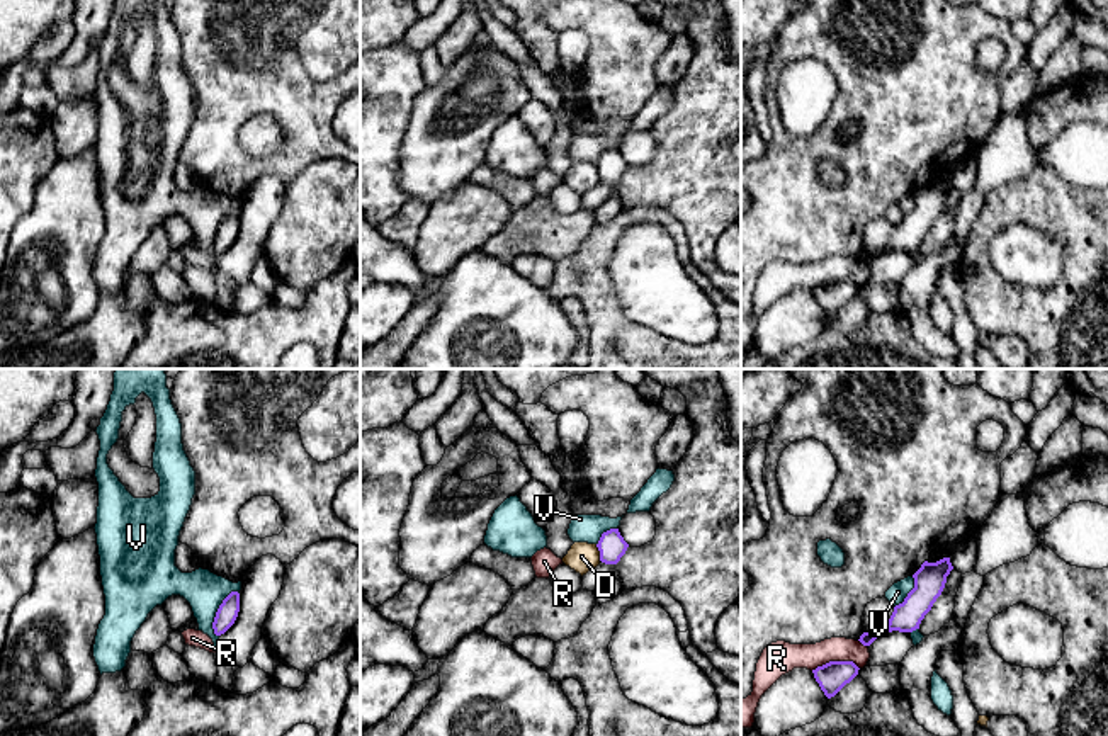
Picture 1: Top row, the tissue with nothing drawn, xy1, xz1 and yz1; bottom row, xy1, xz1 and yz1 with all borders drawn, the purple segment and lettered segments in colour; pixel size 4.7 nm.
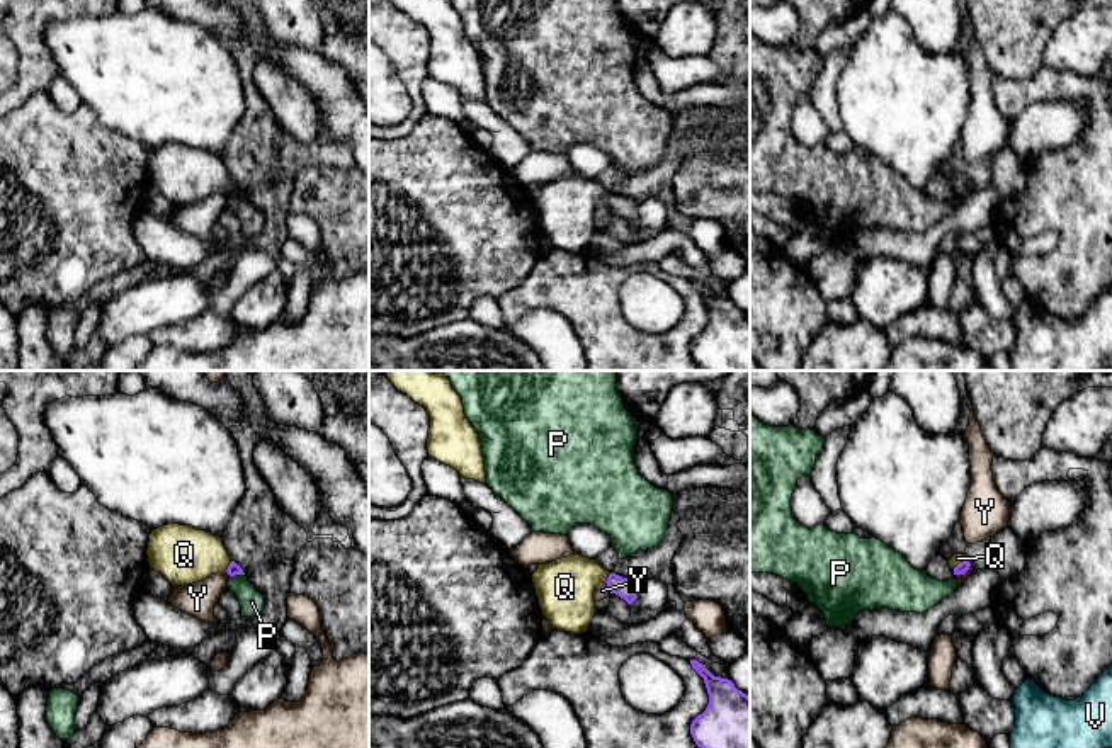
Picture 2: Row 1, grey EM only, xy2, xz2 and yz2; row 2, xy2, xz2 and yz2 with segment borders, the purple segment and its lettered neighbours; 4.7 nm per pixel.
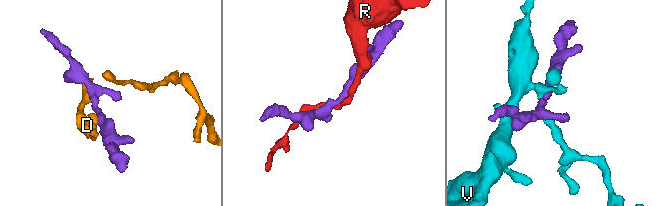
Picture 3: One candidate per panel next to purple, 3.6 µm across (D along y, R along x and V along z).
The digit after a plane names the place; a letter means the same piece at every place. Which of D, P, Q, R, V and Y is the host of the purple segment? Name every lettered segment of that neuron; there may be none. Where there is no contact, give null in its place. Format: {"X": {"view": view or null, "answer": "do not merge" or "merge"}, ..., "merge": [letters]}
{"D": {"view": "xz1", "answer": "do not merge"}, "P": {"view": "xy2", "answer": "do not merge"}, "Q": {"view": "xy2", "answer": "merge"}, "R": {"view": "yz1", "answer": "do not merge"}, "V": {"view": "xy1", "answer": "do not merge"}, "Y": {"view": "xz2", "answer": "do not merge"}, "merge": ["Q"]}

